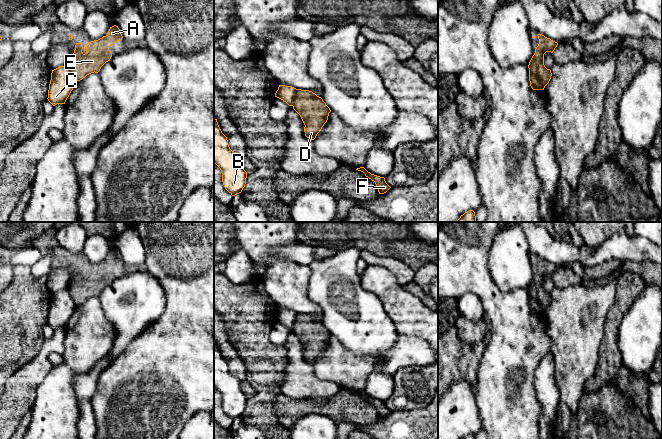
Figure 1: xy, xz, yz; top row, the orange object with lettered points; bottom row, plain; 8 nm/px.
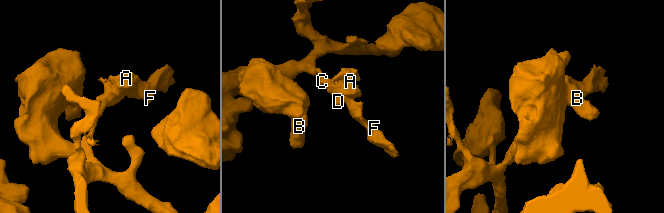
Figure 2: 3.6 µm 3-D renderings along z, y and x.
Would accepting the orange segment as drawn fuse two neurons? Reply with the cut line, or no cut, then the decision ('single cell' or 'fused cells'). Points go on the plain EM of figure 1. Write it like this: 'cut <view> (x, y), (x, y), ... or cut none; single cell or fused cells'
cut yz (529, 294), (540, 303), (544, 310); fused cells

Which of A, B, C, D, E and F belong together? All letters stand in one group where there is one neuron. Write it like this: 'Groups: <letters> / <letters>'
Groups: A D E F / B C

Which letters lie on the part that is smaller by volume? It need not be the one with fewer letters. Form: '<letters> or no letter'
A, D, E, F

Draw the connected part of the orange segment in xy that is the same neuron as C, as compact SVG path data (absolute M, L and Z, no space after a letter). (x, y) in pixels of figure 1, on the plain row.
M68 289L60 290L52 294L48 325L53 330L56 328L65 328L75 308L76 304Z

